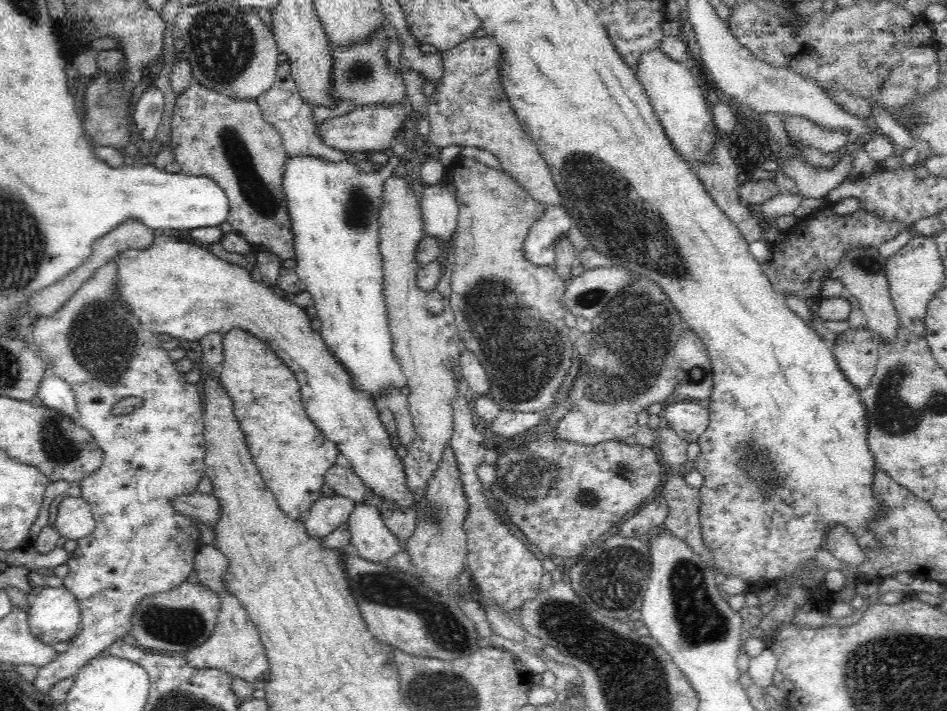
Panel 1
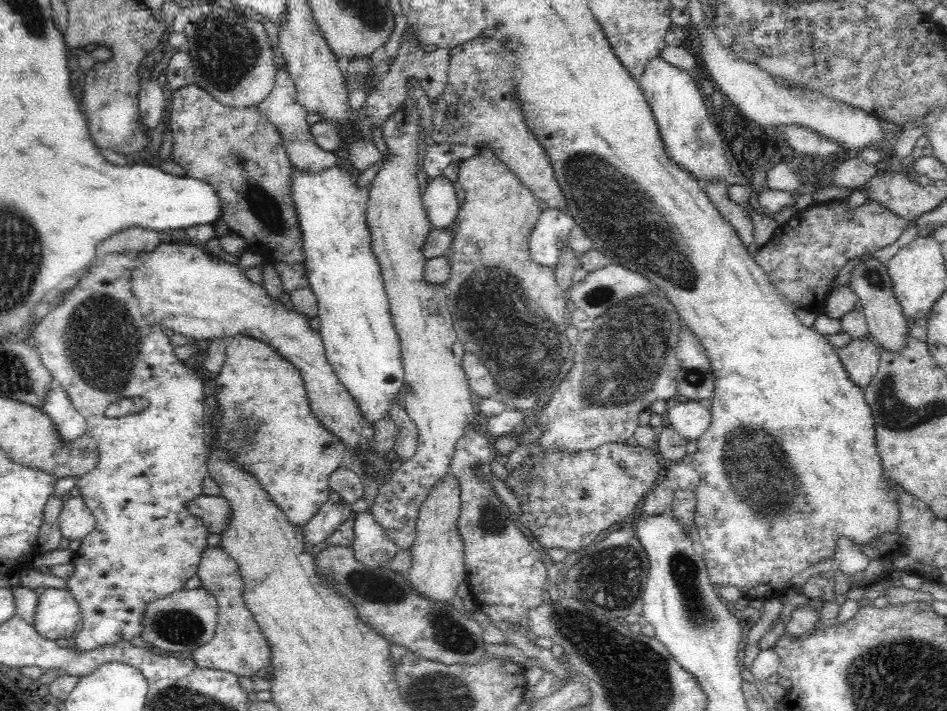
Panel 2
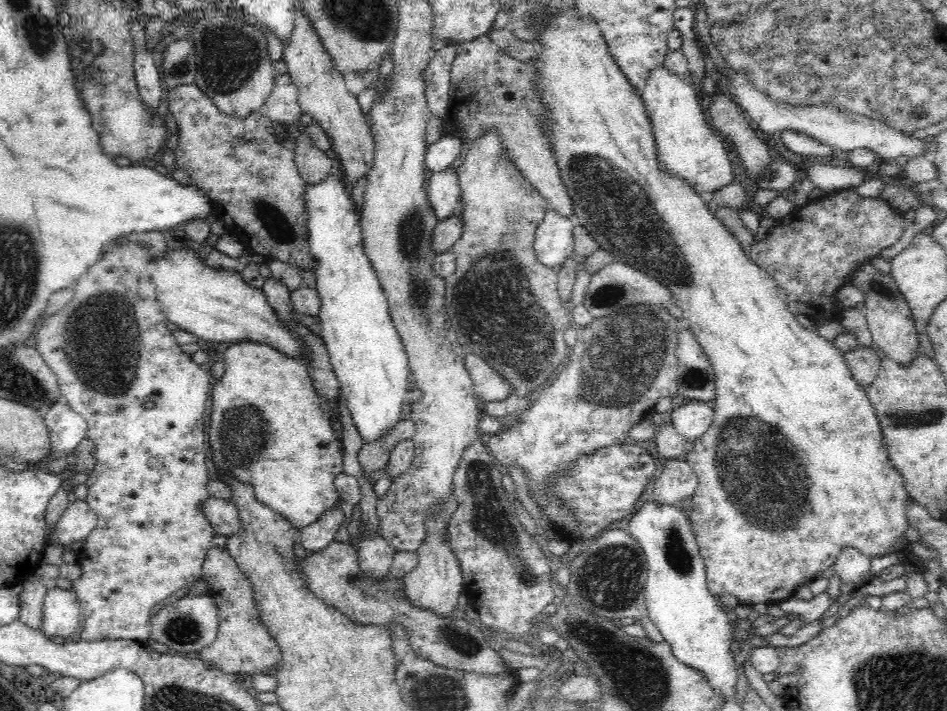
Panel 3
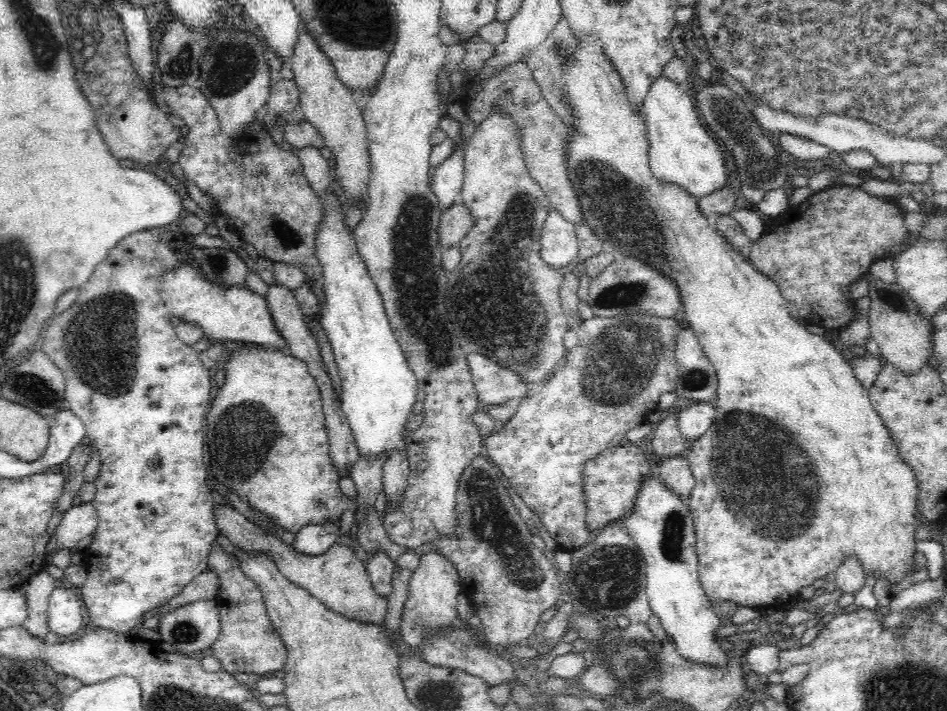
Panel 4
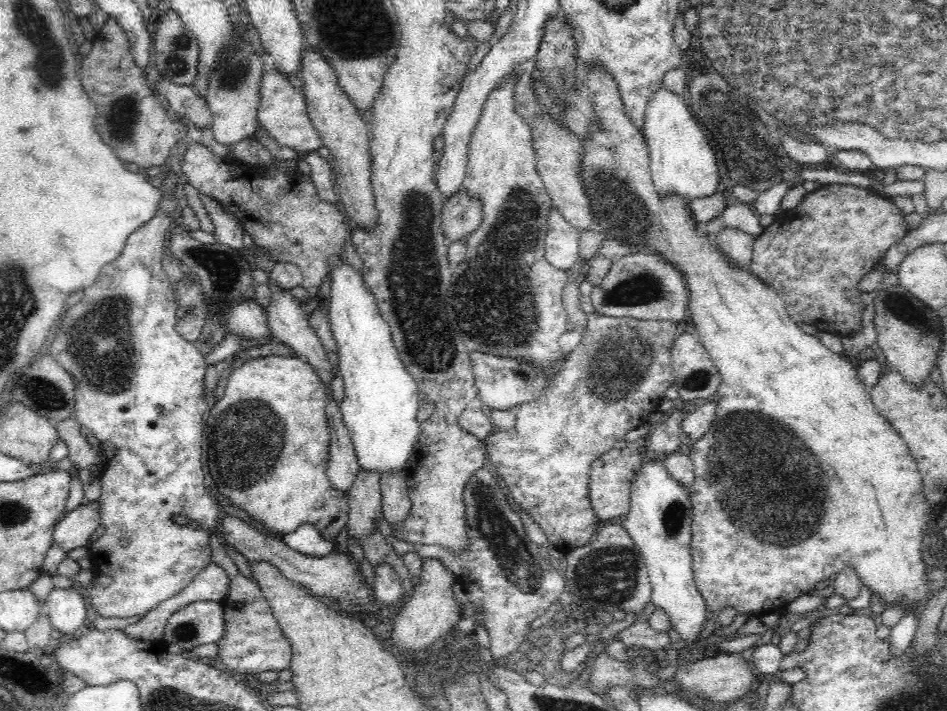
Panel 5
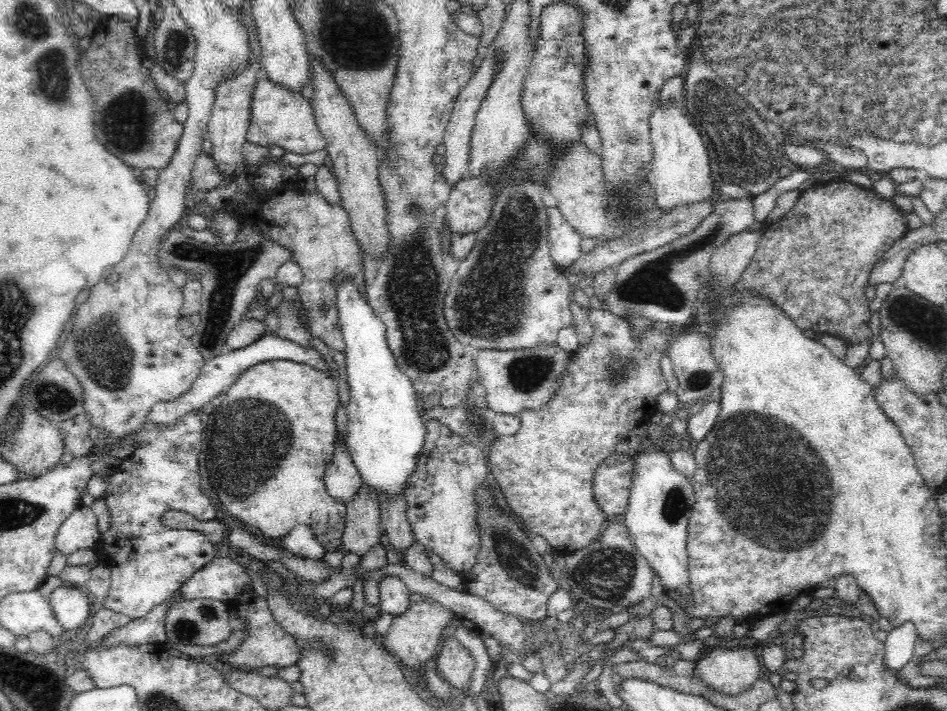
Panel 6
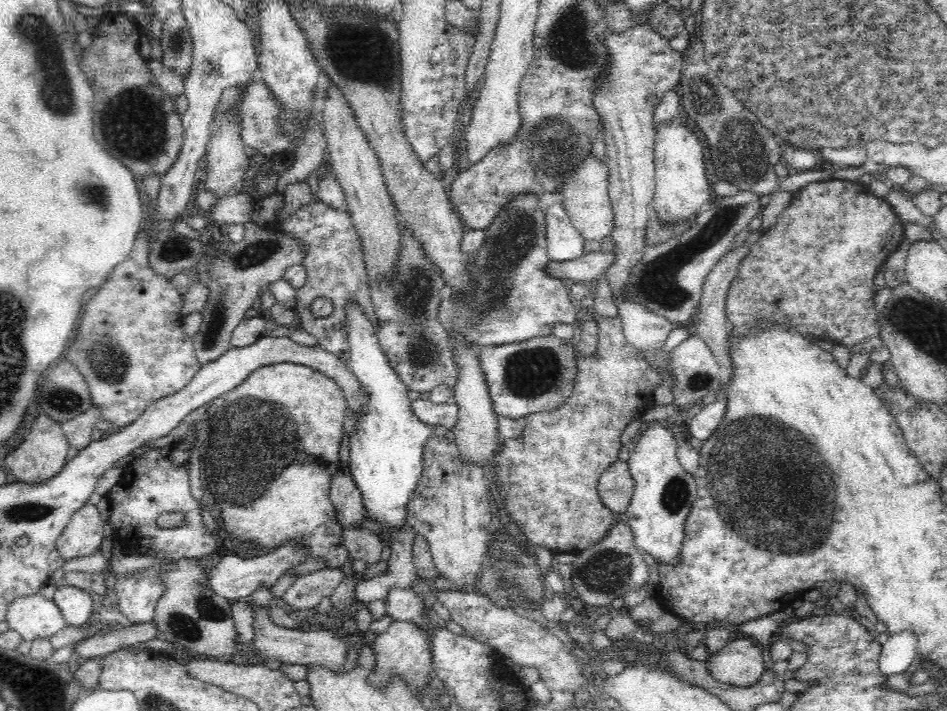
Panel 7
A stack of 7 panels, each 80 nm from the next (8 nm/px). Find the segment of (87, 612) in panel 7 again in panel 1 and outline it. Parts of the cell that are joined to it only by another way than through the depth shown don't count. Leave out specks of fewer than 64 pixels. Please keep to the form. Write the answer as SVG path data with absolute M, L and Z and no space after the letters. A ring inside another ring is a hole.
M43 588L27 614L29 632L43 644L68 641L80 631L81 611L66 588Z

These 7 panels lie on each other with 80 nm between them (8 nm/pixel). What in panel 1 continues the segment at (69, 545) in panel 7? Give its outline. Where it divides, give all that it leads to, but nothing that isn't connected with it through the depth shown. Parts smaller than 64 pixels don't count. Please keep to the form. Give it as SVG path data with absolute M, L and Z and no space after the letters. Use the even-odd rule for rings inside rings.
M68 497L58 506L55 528L61 537L78 540L94 531L95 518L81 497Z

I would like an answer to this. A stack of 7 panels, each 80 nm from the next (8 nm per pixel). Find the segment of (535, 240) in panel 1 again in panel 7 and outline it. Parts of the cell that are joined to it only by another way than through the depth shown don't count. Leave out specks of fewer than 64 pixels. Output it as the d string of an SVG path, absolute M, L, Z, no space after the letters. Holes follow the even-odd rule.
M554 202L544 211L547 253L556 262L580 258L584 253L585 240L565 212L563 202Z

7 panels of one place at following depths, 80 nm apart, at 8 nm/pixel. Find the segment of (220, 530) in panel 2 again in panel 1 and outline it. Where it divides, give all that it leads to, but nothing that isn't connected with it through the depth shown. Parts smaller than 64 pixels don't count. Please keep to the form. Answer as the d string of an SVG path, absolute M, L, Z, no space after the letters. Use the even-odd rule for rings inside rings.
M196 494L180 495L173 499L174 509L178 515L189 517L215 530L216 522L221 517L220 501L211 495Z

